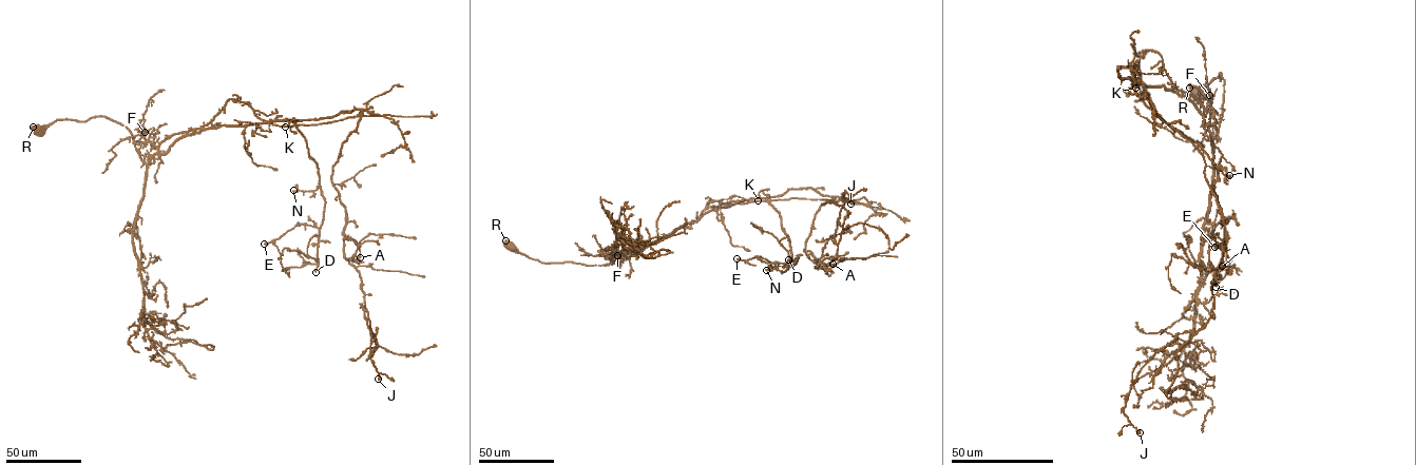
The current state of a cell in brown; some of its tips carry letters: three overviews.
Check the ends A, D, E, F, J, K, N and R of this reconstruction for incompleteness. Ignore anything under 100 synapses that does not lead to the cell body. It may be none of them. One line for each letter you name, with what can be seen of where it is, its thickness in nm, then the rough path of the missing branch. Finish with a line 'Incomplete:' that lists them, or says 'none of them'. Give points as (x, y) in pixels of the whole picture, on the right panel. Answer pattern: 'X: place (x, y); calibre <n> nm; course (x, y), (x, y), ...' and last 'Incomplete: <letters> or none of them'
D: place (1216, 287); calibre 400 nm; course (1216, 287), (1191, 328), (1177, 379), (1141, 405), (1130, 406), (1130, 398), (1141, 384), (1128, 417), (1132, 439)
Incomplete: D

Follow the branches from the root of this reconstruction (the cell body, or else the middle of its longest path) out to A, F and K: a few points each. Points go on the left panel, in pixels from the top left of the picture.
A: (38, 129), (107, 117), (130, 131), (147, 163), (204, 130), (361, 110), (331, 175), (343, 234), (360, 257)
F: (38, 129), (57, 120), (107, 117), (130, 131), (147, 163), (157, 149), (142, 136), (145, 132)
K: (38, 129), (107, 117), (130, 131), (147, 163), (204, 130), (295, 123), (285, 127)

